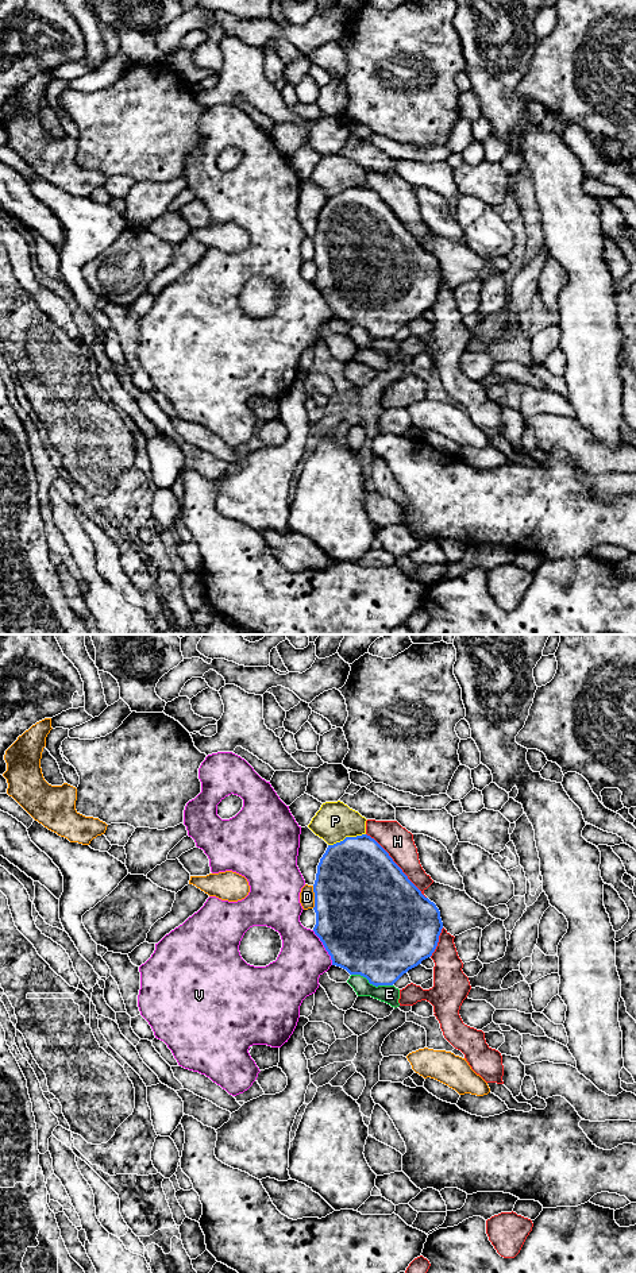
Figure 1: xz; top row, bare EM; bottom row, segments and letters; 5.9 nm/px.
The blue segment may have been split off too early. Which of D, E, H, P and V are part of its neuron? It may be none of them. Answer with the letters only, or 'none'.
none

